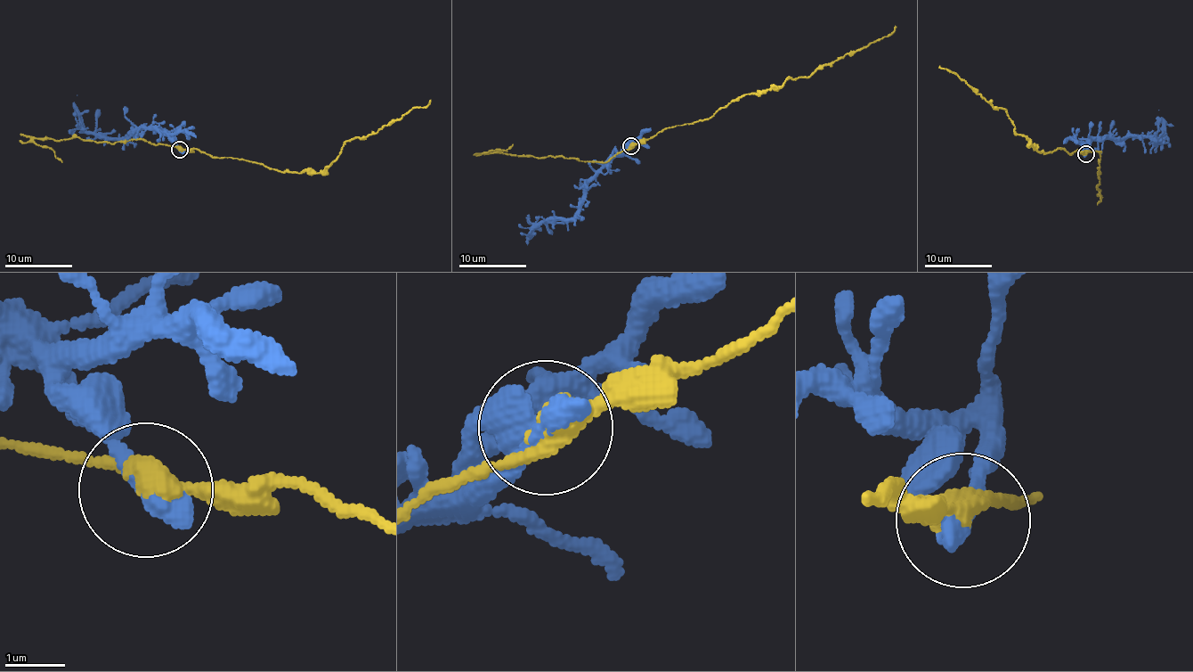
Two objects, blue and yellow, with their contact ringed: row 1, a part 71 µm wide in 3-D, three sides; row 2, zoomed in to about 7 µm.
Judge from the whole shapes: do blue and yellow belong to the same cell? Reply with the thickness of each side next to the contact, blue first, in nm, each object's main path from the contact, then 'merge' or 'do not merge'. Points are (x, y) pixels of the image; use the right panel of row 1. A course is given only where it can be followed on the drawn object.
360 nm thick on the blue side, 400 nm on the other; blue runs (1086, 153), (1088, 143), (1095, 140), (1155, 137), (1158, 144), (1163, 120), (1159, 109); yellow runs (1086, 153), (1061, 147), (1037, 151), (1015, 132), (1004, 109), (938, 66); do not merge

